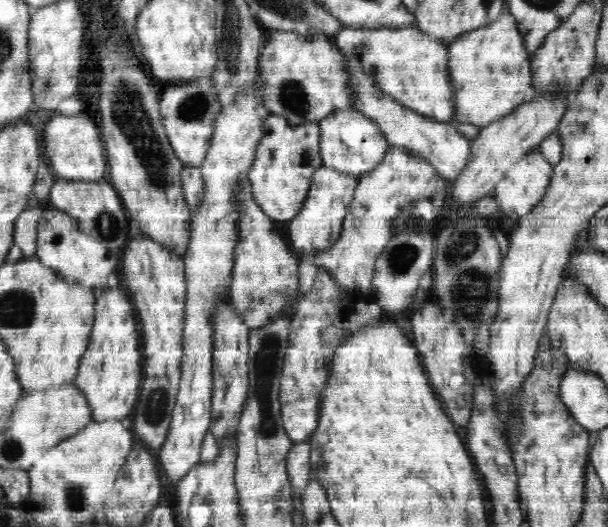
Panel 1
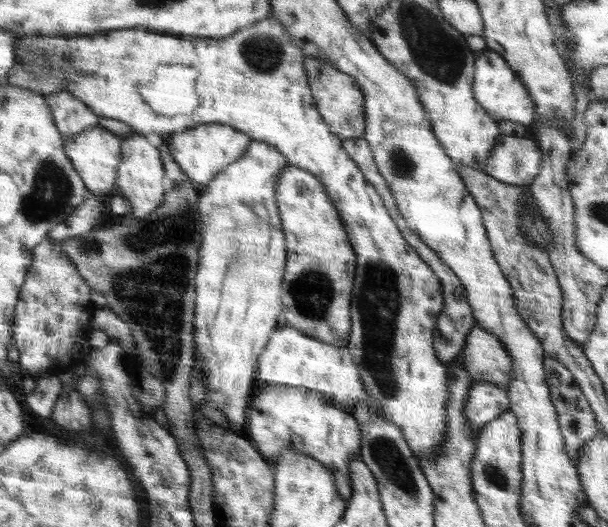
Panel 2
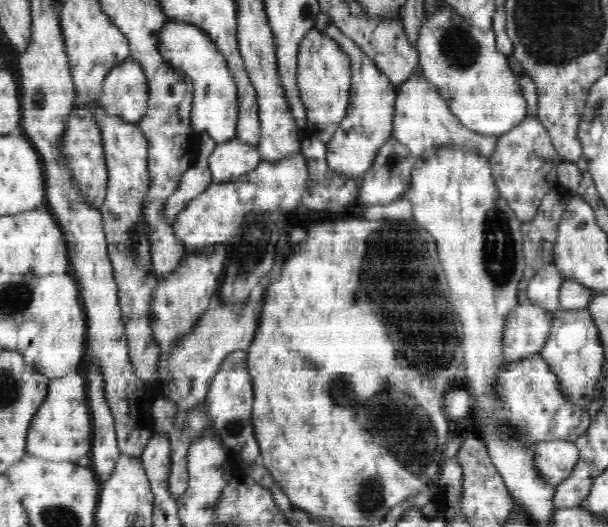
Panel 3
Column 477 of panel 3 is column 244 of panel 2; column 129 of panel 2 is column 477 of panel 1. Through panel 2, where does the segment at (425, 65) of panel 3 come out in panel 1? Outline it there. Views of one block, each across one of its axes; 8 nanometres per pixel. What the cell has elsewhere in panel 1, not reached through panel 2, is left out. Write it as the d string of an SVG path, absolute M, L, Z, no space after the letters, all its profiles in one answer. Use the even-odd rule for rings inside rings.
M507 4L498 20L461 34L448 43L447 47L448 73L452 81L454 101L452 121L484 128L529 100L532 91L530 60L518 30L518 23Z

